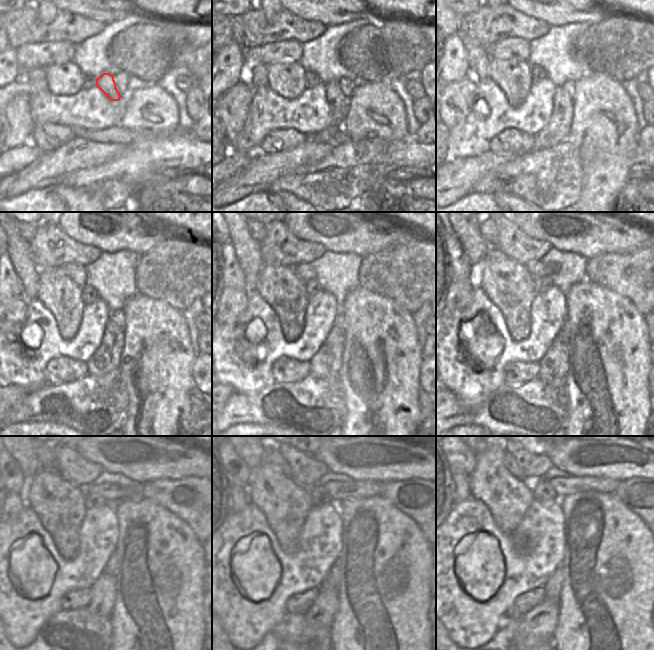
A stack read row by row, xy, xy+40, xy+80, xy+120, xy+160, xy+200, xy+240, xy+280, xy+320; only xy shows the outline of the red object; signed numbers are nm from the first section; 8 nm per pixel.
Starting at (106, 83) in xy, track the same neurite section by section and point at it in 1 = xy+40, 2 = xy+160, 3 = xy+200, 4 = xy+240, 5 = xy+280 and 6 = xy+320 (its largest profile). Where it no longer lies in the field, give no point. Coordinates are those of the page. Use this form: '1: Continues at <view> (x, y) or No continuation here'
1: Continues at xy+40 (338, 103)
2: Continues at xy+160 (327, 362)
3: Continues at xy+200 (554, 365)
4: Continues at xy+240 (104, 589)
5: Continues at xy+280 (322, 612)
6: Continues at xy+320 (538, 625)

